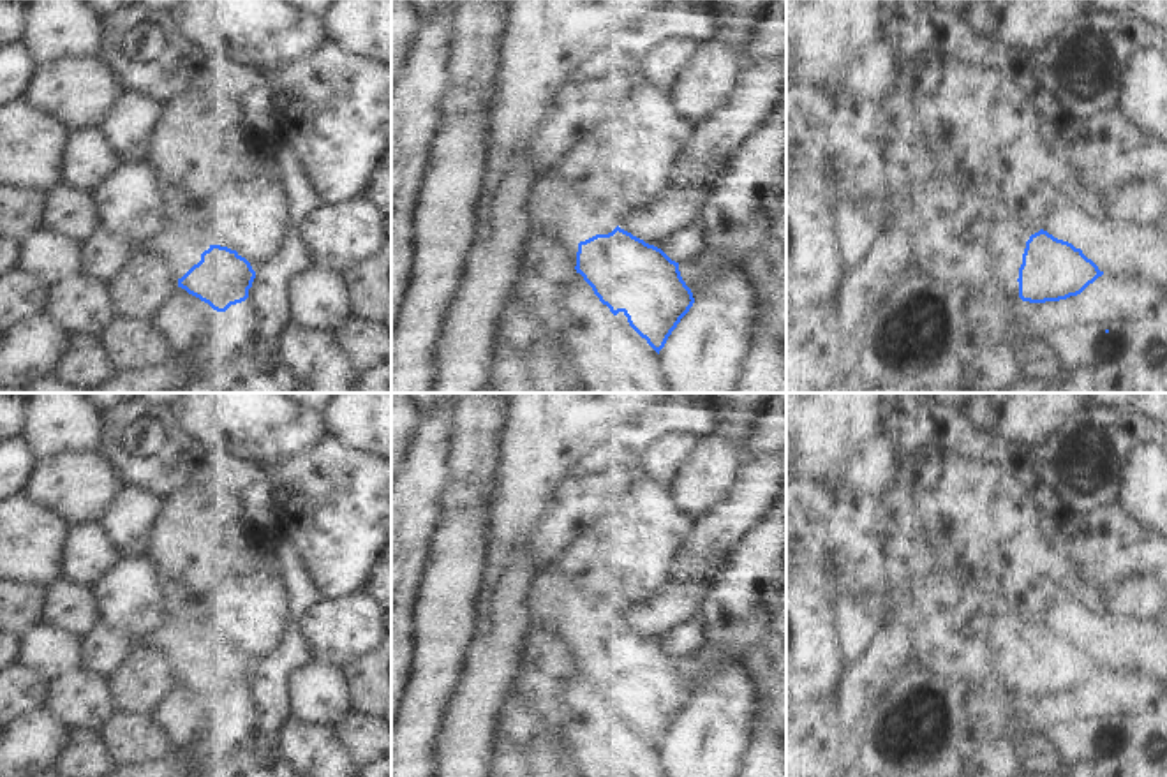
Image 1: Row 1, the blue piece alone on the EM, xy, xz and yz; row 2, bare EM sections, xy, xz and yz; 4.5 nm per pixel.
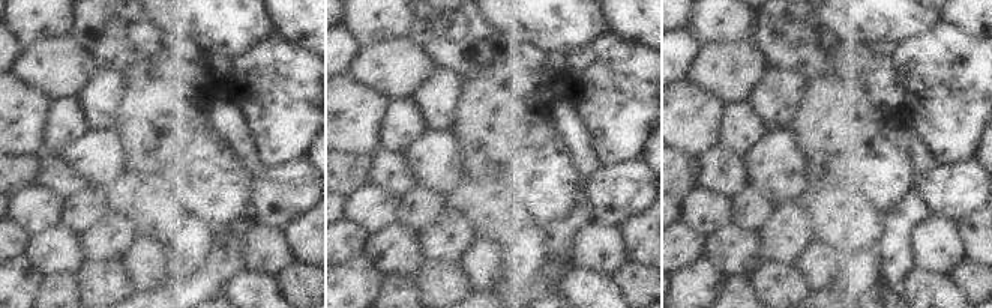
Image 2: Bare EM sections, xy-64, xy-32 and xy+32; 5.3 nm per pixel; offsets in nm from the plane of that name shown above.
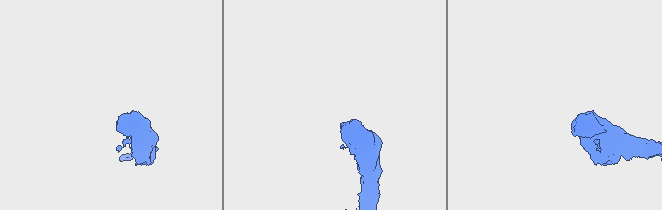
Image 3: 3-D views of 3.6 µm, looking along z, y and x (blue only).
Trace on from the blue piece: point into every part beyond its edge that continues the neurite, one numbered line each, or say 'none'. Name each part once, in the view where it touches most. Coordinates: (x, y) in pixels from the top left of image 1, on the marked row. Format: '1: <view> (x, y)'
1: yz (1007, 245)

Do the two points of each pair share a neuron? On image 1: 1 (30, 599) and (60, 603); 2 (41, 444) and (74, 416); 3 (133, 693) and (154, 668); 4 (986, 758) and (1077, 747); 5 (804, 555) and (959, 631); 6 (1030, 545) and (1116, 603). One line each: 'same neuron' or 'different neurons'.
1: different neurons
2: same neuron
3: same neuron
4: different neurons
5: same neuron
6: different neurons

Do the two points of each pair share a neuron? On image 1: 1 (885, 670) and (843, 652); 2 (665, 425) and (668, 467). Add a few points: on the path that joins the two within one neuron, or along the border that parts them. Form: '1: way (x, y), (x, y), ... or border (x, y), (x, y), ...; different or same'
1: border (882, 626), (871, 643), (847, 666); different
2: border (700, 436), (661, 437), (651, 448), (640, 469); different

